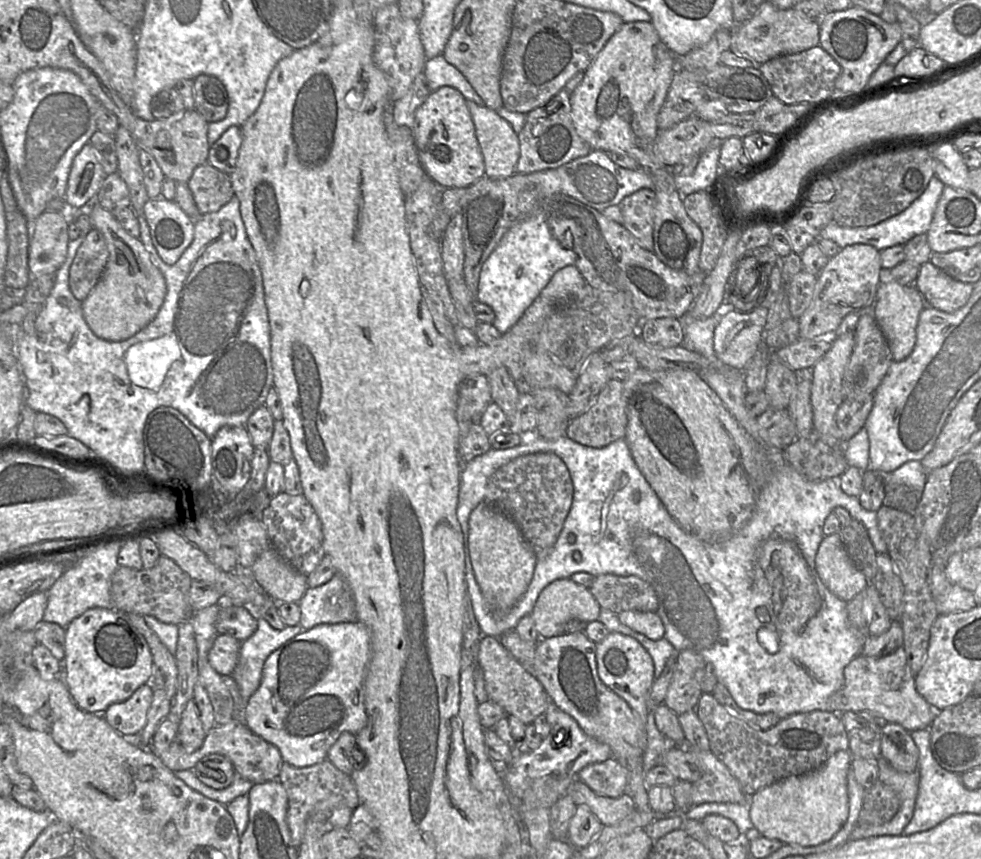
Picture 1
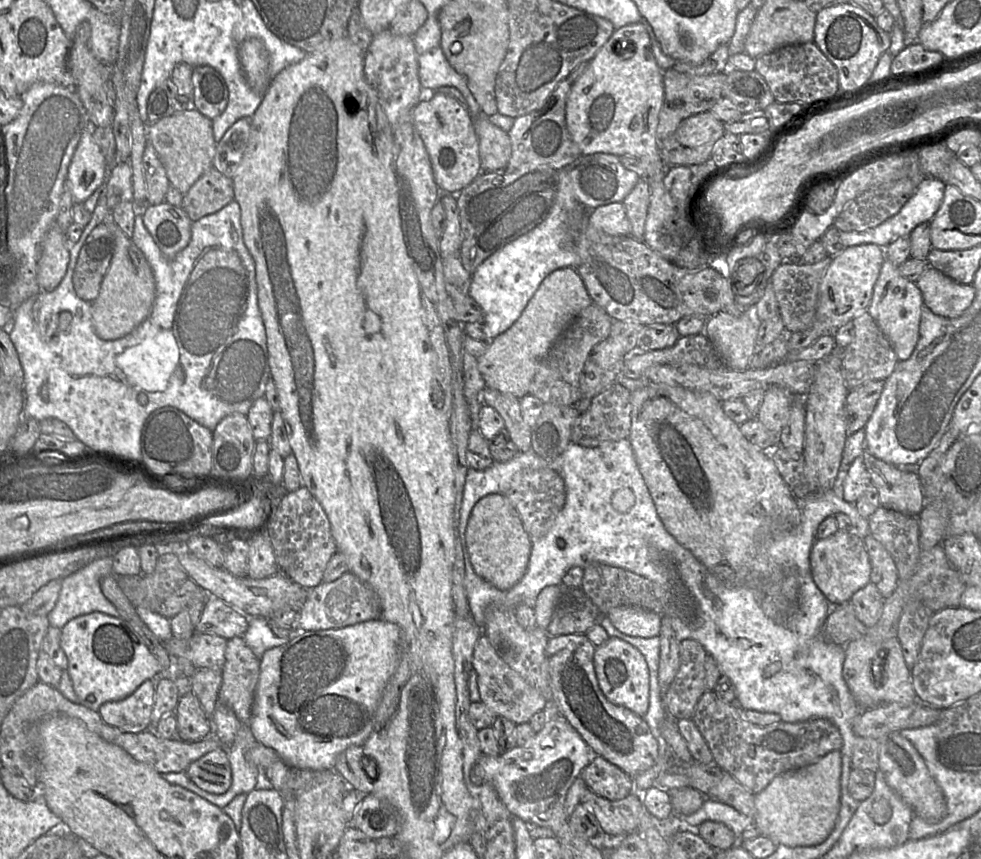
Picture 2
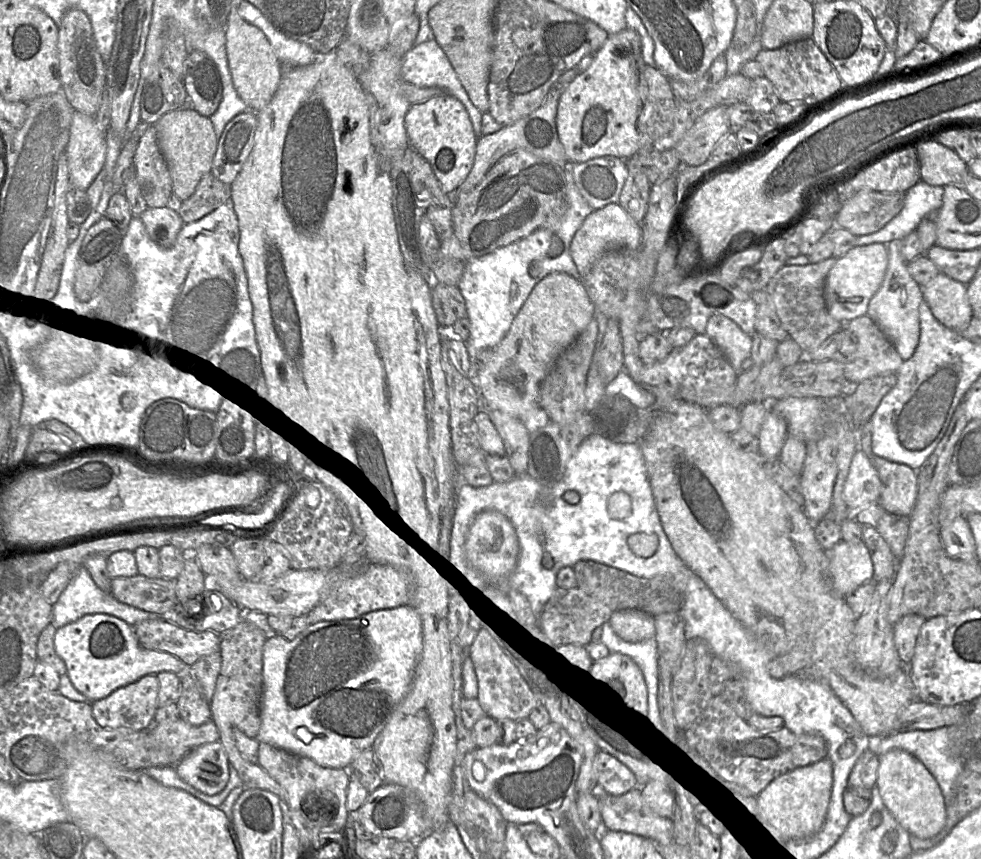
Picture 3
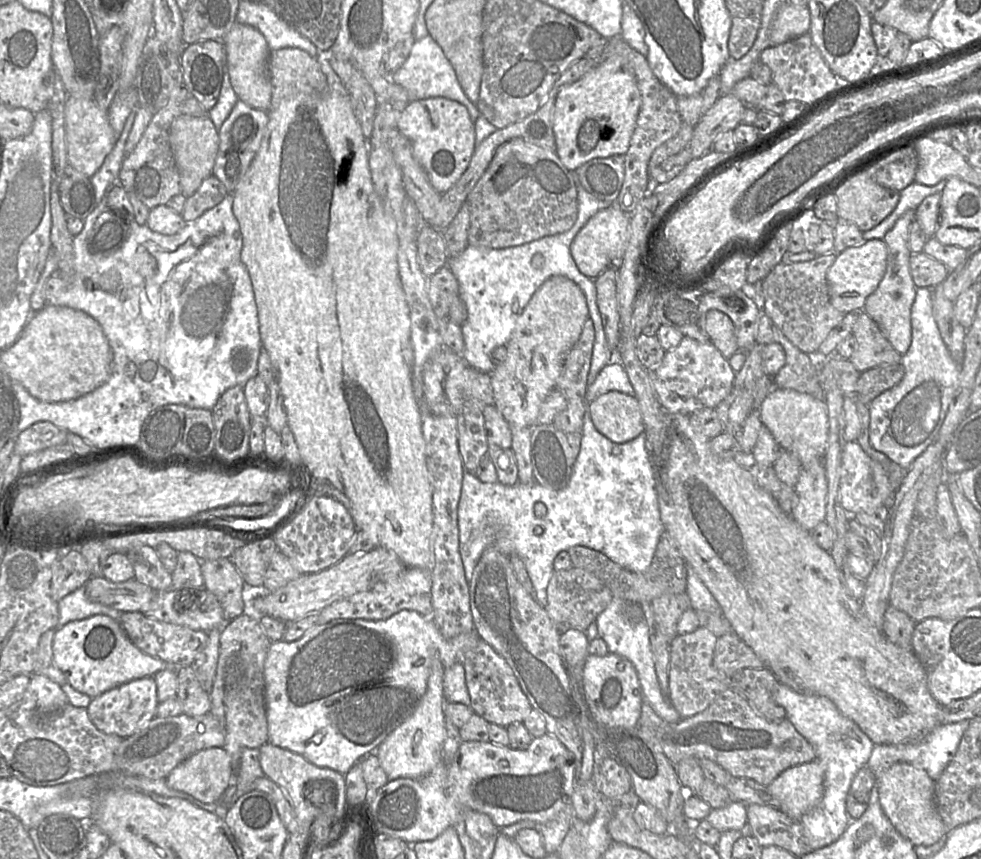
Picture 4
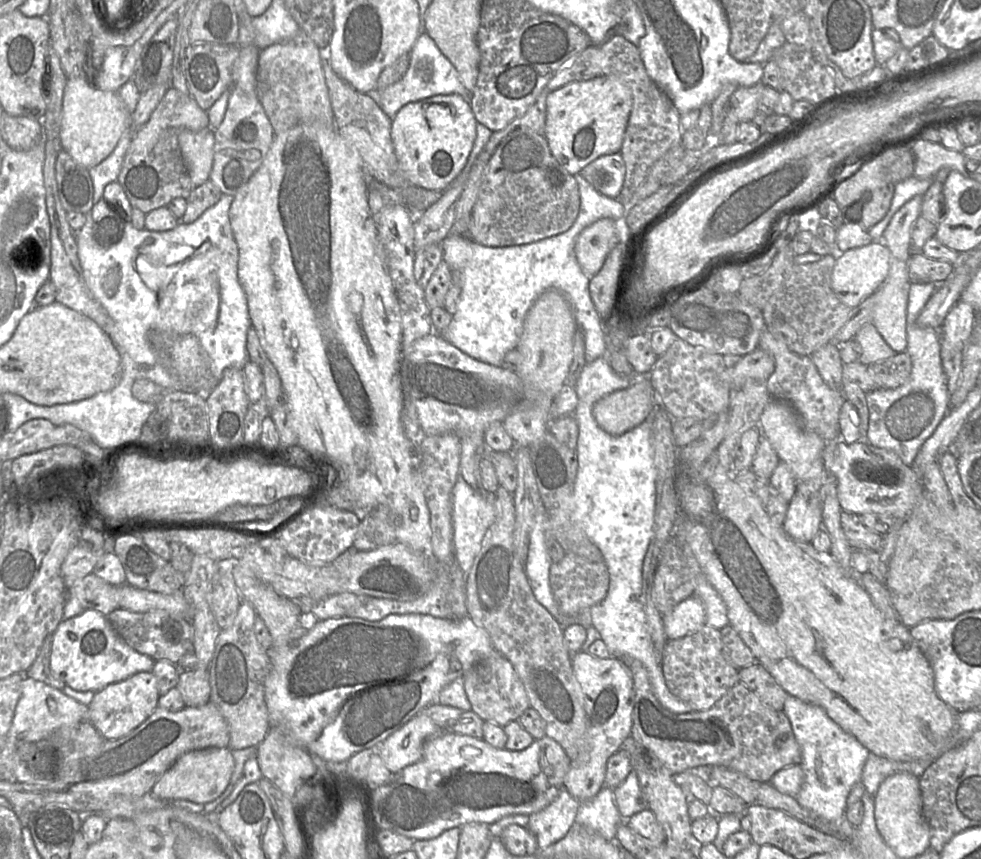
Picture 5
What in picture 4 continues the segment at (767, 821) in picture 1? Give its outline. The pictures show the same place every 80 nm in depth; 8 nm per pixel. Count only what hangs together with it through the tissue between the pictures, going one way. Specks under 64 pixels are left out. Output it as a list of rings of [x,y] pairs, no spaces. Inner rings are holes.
[[[815,759],[781,772],[769,785],[776,807],[792,819],[800,820],[822,798],[824,768]]]

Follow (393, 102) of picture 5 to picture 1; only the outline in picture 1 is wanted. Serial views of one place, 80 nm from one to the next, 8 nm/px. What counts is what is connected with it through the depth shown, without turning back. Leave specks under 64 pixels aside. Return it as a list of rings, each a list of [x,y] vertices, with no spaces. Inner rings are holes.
[[[443,55],[426,60],[423,72],[431,91],[450,86],[459,90],[467,100],[477,105],[484,104],[482,98],[465,76],[450,64]]]

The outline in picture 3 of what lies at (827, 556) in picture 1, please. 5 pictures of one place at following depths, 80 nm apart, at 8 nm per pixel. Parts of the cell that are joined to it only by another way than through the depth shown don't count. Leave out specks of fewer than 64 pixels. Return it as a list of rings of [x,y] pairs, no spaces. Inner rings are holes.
[[[840,540],[828,550],[829,575],[834,592],[847,597],[859,586],[873,582],[874,566],[864,542]]]

